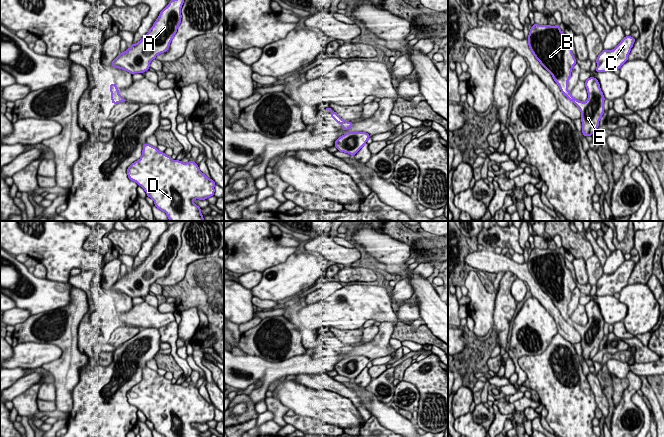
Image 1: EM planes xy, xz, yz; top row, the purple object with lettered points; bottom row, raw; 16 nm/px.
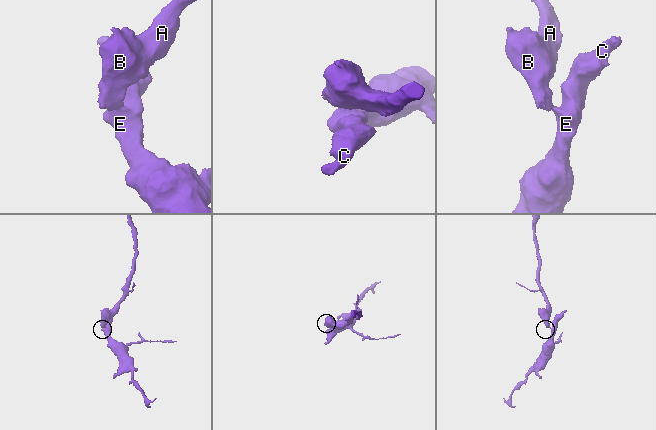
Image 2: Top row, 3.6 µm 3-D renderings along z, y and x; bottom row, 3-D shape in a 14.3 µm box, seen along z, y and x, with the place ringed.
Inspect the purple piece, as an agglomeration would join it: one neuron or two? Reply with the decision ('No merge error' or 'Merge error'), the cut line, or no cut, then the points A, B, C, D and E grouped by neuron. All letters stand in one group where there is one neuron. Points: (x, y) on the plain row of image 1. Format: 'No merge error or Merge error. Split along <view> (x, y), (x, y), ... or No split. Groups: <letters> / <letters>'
No merge error. No split. Groups: A B C D E

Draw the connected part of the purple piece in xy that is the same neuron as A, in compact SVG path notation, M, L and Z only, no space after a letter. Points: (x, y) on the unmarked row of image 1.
M184 221L171 224L160 236L148 257L137 267L131 268L126 275L119 277L111 290L126 294L130 298L149 294L150 286L169 272L181 247L184 224Z

